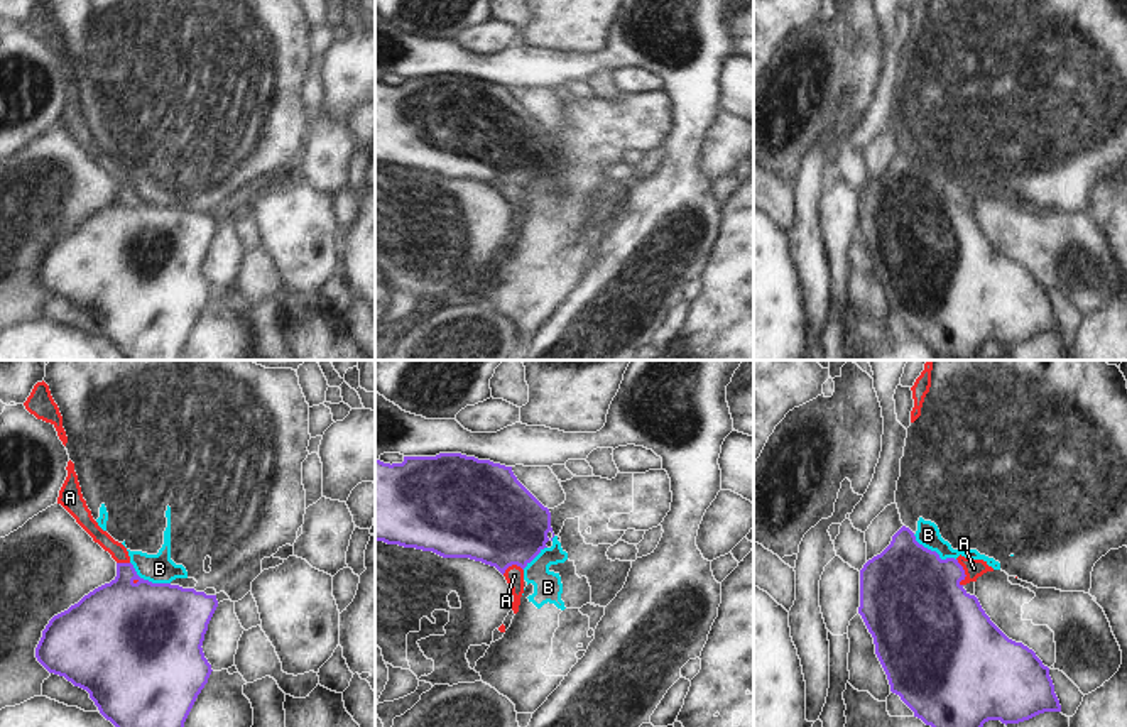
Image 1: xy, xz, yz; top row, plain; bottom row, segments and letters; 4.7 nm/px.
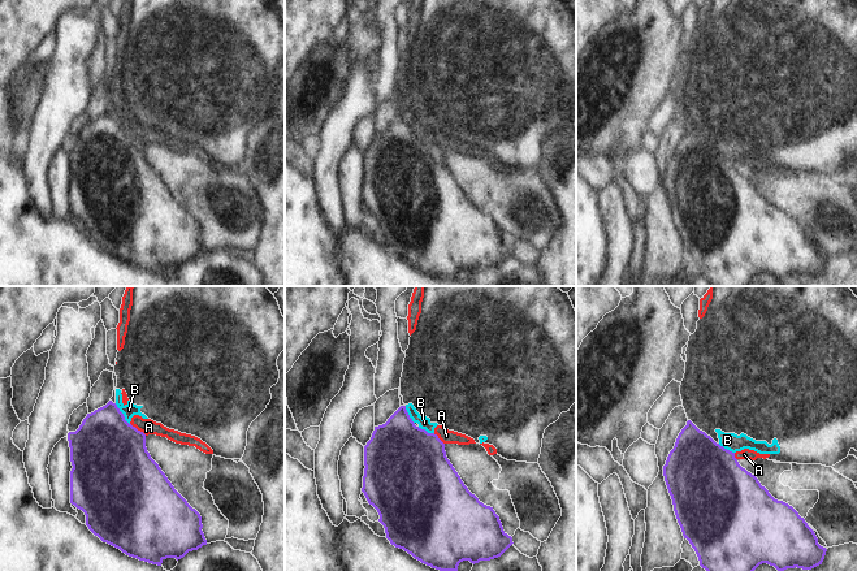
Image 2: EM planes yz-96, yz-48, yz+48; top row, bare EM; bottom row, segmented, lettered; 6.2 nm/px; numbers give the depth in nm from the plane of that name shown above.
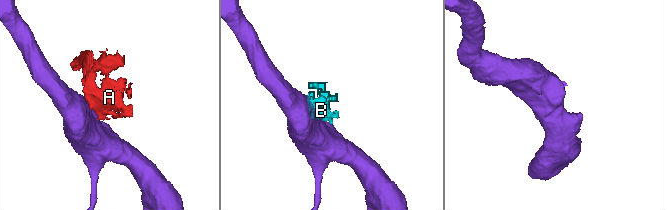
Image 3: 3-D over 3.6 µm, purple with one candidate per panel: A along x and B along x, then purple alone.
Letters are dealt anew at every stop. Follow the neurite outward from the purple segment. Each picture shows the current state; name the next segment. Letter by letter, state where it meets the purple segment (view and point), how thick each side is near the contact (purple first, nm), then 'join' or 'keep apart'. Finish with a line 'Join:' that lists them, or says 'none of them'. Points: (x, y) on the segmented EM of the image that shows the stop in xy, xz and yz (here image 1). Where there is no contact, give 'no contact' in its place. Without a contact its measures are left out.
A: meets purple in yz at (963, 572); 420 nm thick on the purple side, 90 nm on the other; keep apart
B: meets purple in yz at (933, 552); 480 nm thick on the purple side, 110 nm on the other; keep apart
Join: none of them

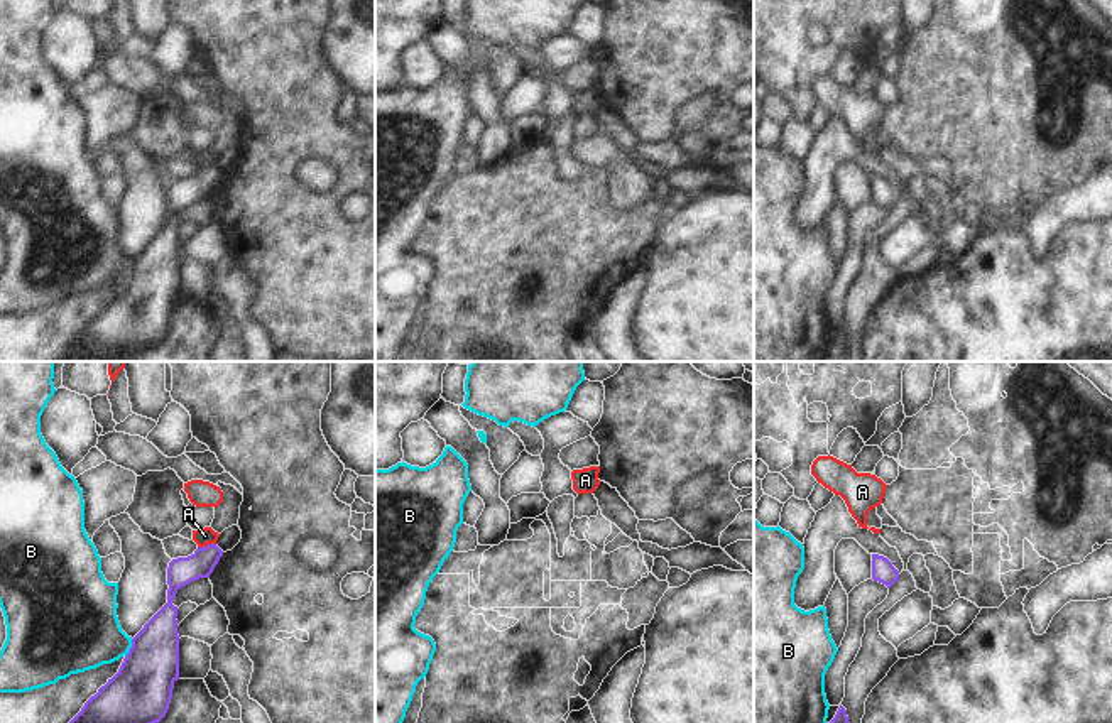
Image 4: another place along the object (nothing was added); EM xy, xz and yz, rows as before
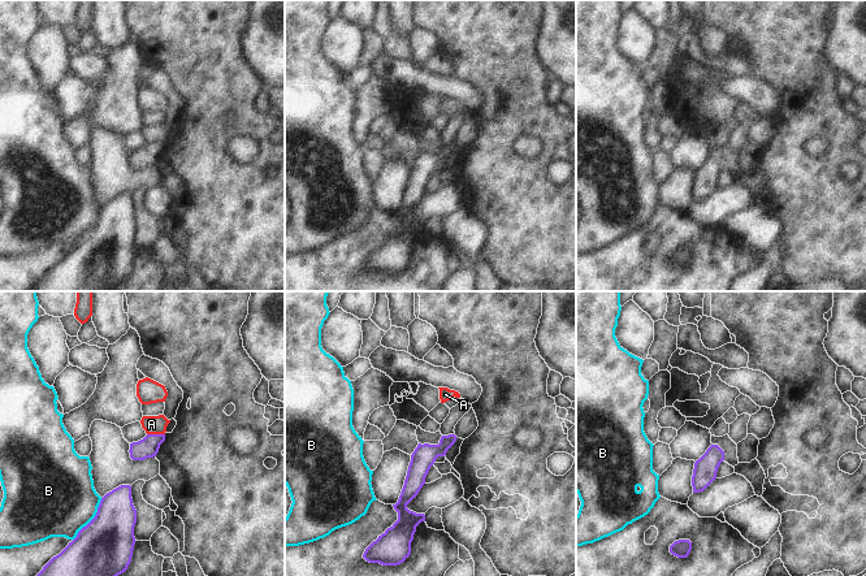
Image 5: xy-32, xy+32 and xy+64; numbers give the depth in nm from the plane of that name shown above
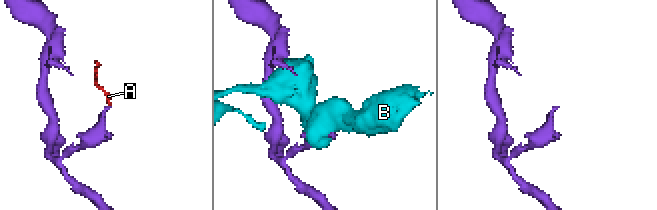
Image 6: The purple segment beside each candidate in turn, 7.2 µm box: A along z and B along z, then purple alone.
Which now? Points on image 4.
A: meets purple in xy at (208, 544); 140 nm thick on the purple side, 80 nm on the other; keep apart
B: meets purple in xy at (130, 647); 300 nm thick on the purple side, 360 nm on the other; keep apart
Join: none of them

